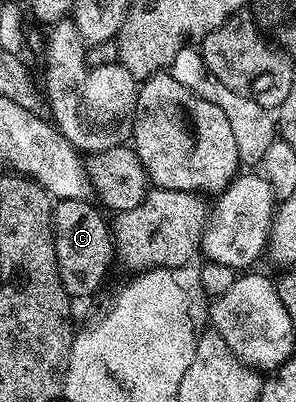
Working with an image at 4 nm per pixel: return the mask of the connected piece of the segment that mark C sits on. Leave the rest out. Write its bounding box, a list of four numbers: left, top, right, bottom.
[52,200,114,300]

